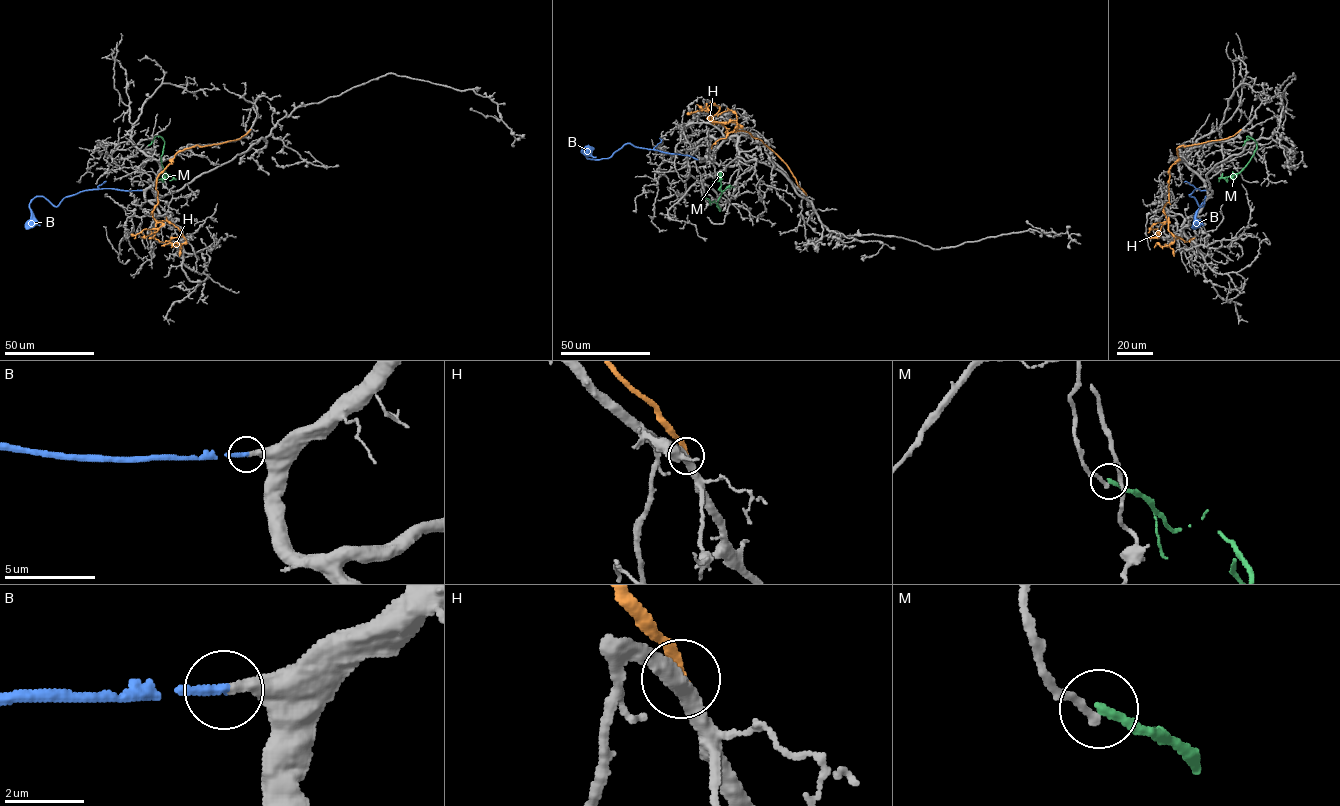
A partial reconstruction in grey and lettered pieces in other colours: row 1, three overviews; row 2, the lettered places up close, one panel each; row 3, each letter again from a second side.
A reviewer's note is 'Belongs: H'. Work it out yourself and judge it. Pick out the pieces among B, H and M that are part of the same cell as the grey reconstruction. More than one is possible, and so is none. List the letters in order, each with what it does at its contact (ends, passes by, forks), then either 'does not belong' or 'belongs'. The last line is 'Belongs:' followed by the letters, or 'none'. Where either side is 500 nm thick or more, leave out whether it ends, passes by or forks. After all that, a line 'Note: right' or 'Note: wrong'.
B: it ends there; belongs
H: it ends there; does not belong
M: it ends there; does not belong
Belongs: B
Note: wrong

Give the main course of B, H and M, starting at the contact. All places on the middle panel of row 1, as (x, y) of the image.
B: (697, 159), (629, 143), (608, 158), (589, 159), (585, 153), (589, 150), (596, 157)
H: (806, 194), (787, 165), (759, 139), (743, 131), (728, 132), (709, 119), (742, 128), (735, 112), (717, 116)
M: (705, 197), (715, 202), (720, 210), (717, 201), (721, 193), (721, 179), (712, 182)

